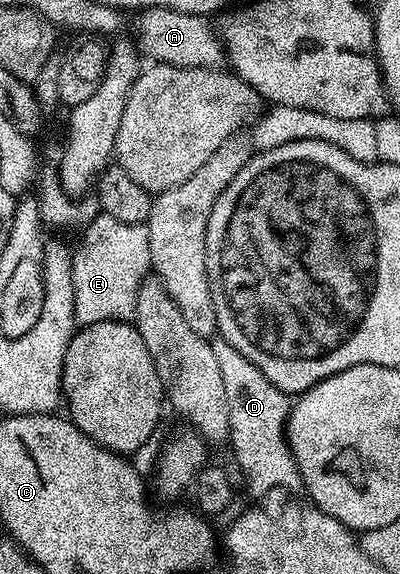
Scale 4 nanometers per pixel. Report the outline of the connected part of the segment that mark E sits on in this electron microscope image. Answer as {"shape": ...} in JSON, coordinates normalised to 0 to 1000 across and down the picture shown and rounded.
{"shape":[[[250,371],[208,397],[195,416],[198,425],[185,425],[178,448],[190,564],[220,570],[275,556],[325,557],[358,488],[380,470],[365,394],[293,385],[293,378]]]}

